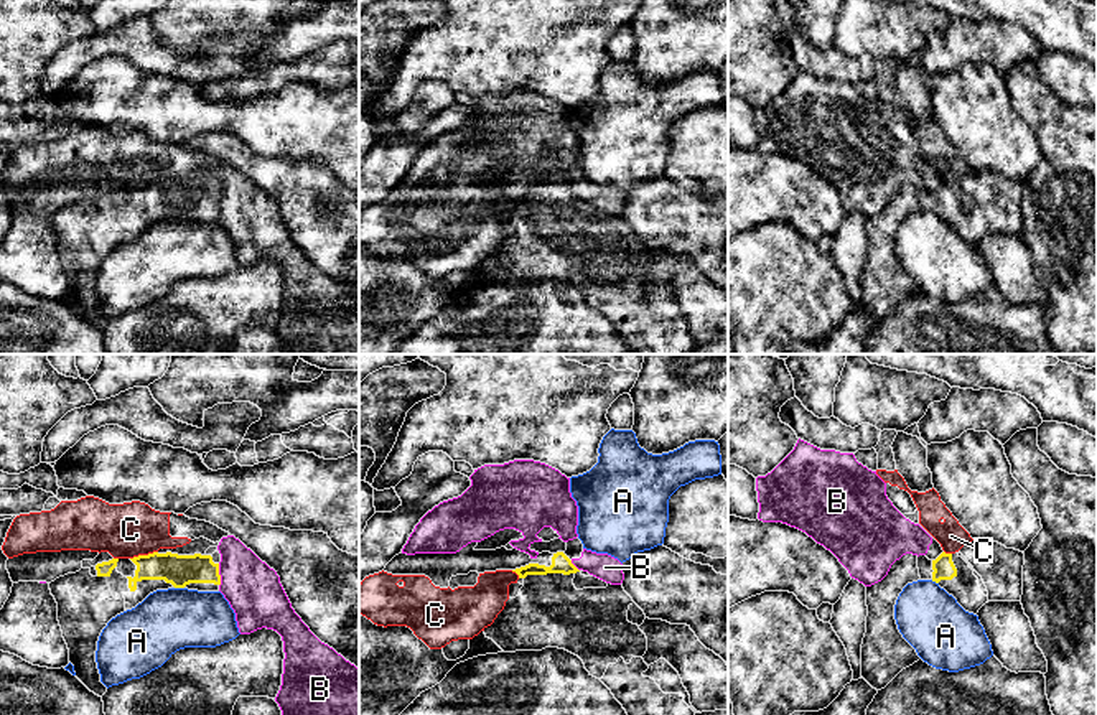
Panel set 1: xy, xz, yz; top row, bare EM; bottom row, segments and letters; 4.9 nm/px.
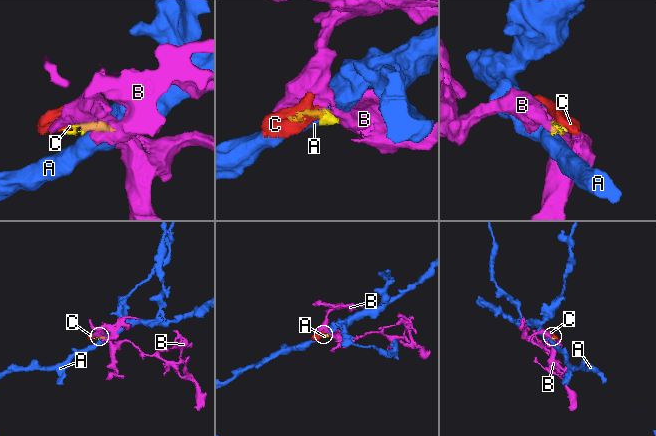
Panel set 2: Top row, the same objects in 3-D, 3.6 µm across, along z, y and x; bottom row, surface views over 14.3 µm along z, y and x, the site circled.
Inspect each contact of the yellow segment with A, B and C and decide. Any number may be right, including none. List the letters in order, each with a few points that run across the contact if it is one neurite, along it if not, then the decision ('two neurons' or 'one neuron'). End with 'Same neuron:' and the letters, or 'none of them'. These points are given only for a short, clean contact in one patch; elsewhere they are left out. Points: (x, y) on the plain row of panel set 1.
A: xy (175, 218), (183, 219) | two neurons
B: xy (218, 195), (219, 216) | two neurons
C: xy (157, 182), (130, 190) | two neurons
Same neuron: none of them

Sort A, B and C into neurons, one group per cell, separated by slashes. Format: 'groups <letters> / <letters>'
groups A / B C

